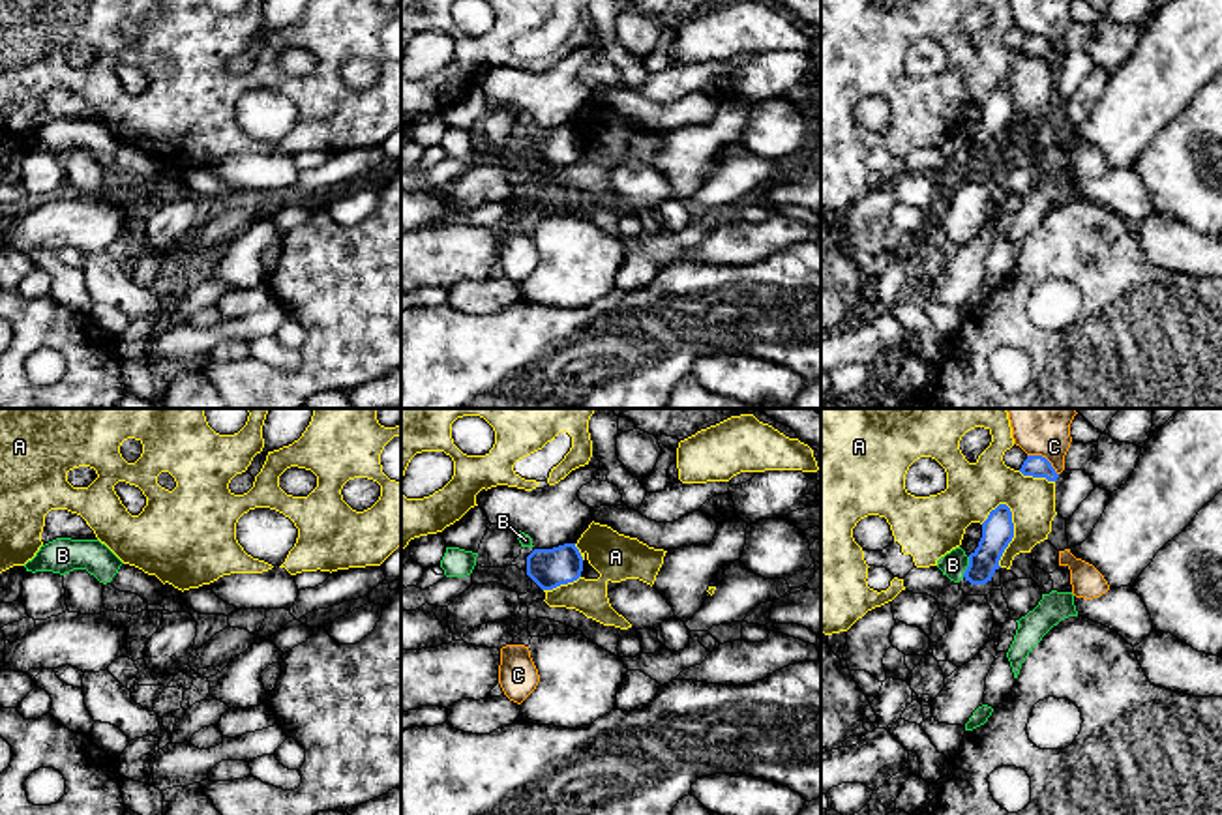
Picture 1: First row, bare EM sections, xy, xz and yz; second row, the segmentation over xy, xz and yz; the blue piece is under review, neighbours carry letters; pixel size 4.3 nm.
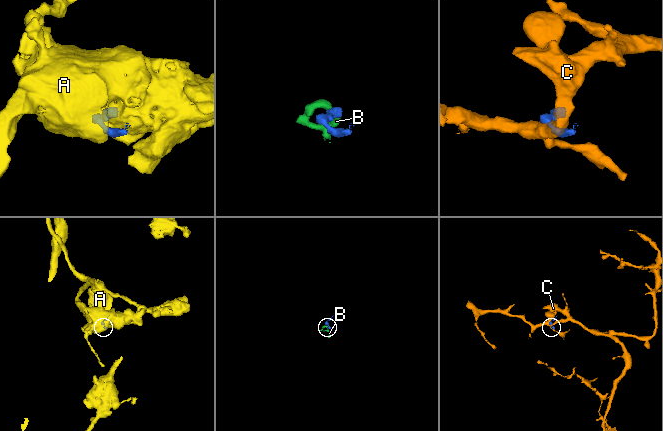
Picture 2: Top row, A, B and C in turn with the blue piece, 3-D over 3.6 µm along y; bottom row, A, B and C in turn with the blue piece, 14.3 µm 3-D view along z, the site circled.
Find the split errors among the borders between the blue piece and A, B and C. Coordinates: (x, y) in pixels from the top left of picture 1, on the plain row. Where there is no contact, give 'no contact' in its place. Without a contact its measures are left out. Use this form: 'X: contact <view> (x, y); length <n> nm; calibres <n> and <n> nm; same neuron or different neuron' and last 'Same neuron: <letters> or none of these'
A: contact yz (1013, 115); length 280 nm; calibres 140 and 220 nm; different neuron
B: contact yz (968, 147); length 90 nm; calibres 140 and 110 nm; different neuron
C: contact yz (1044, 38); length 160 nm; calibres 100 and 160 nm; different neuron
Same neuron: none of these

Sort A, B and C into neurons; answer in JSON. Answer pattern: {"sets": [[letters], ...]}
{"sets": [["A"], ["B"], ["C"]]}

